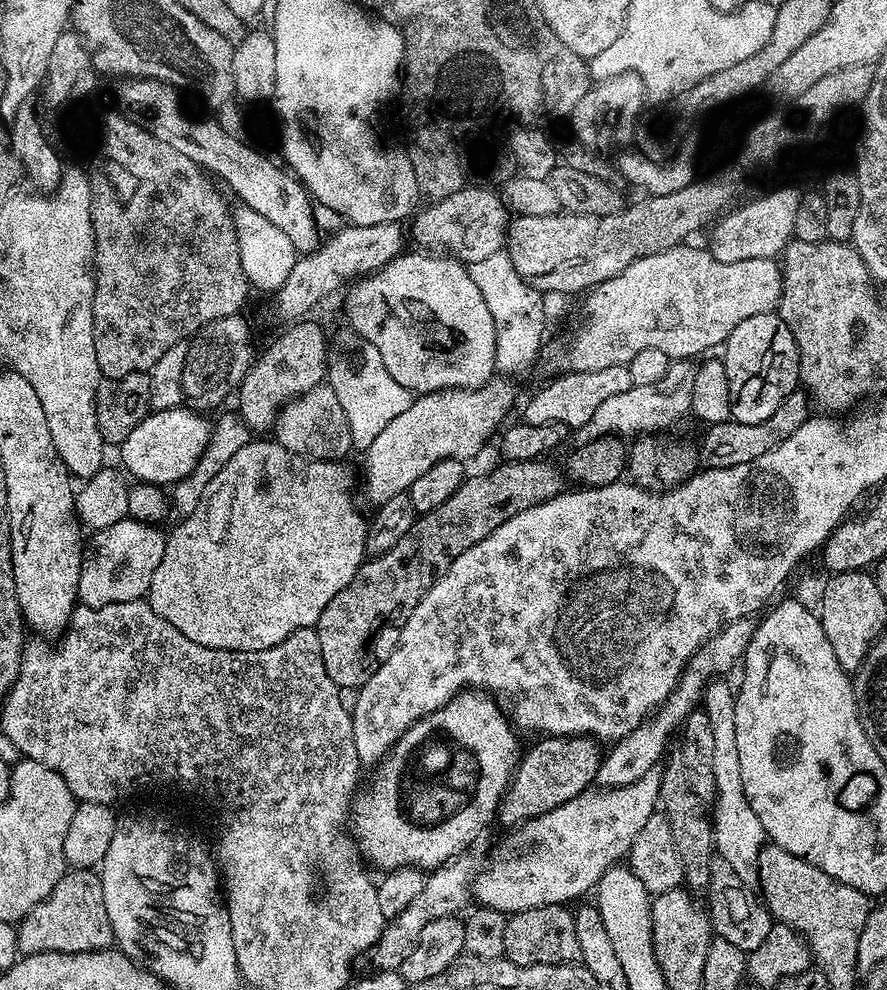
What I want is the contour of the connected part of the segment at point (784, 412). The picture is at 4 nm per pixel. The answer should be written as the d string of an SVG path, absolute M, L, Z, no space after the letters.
M803 391L791 392L784 399L782 406L766 418L761 424L747 424L731 419L726 422L718 422L707 429L708 432L701 440L698 440L700 463L704 468L729 468L730 466L742 466L746 462L754 462L754 458L762 458L762 454L770 454L774 446L786 442L798 426L802 426L810 419L810 400Z

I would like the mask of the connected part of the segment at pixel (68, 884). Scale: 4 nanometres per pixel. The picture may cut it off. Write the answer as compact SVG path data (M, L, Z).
M68 870L48 897L24 915L16 928L16 946L24 956L47 952L103 952L113 943L102 882L92 870Z

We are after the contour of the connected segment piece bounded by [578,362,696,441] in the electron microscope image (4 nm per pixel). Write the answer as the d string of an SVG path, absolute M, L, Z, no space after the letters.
M688 362L669 363L668 373L658 378L654 386L632 386L626 394L614 394L614 398L606 398L598 410L594 410L594 418L579 429L581 441L598 439L600 436L616 436L635 438L641 434L663 433L670 424L676 424L692 410L692 391L696 368Z

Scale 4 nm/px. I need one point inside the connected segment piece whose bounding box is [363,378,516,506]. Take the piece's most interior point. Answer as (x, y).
(451, 425)

